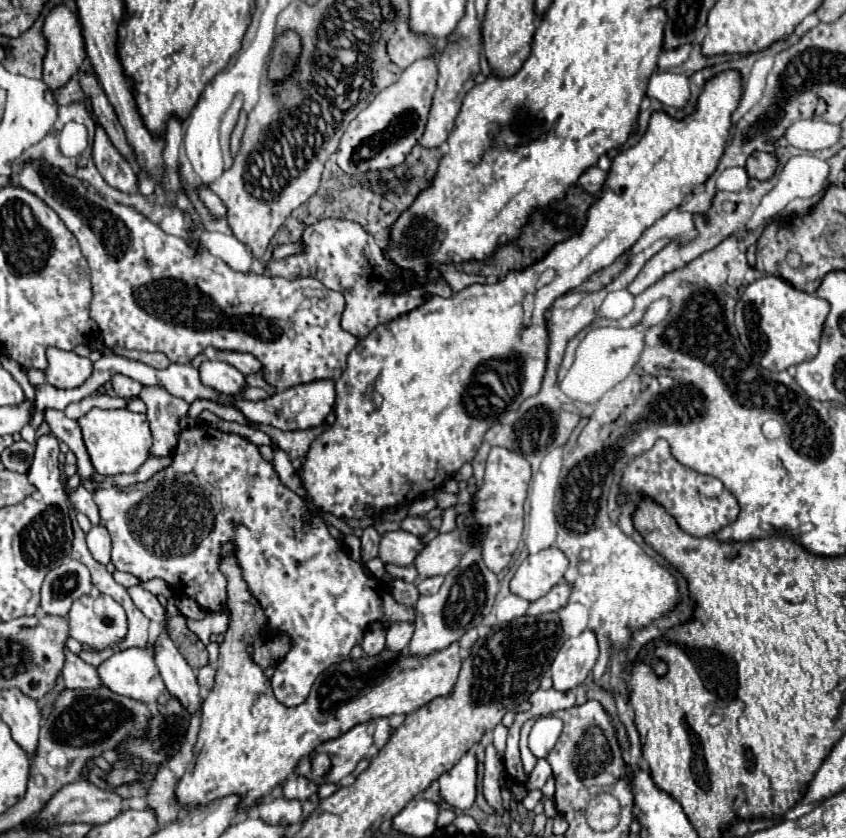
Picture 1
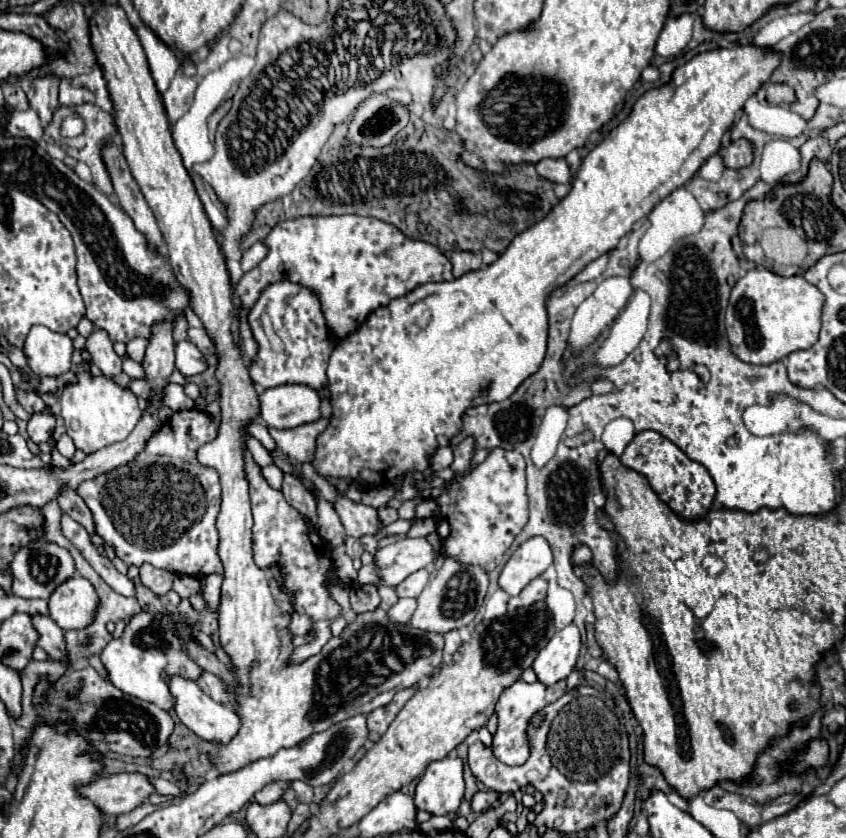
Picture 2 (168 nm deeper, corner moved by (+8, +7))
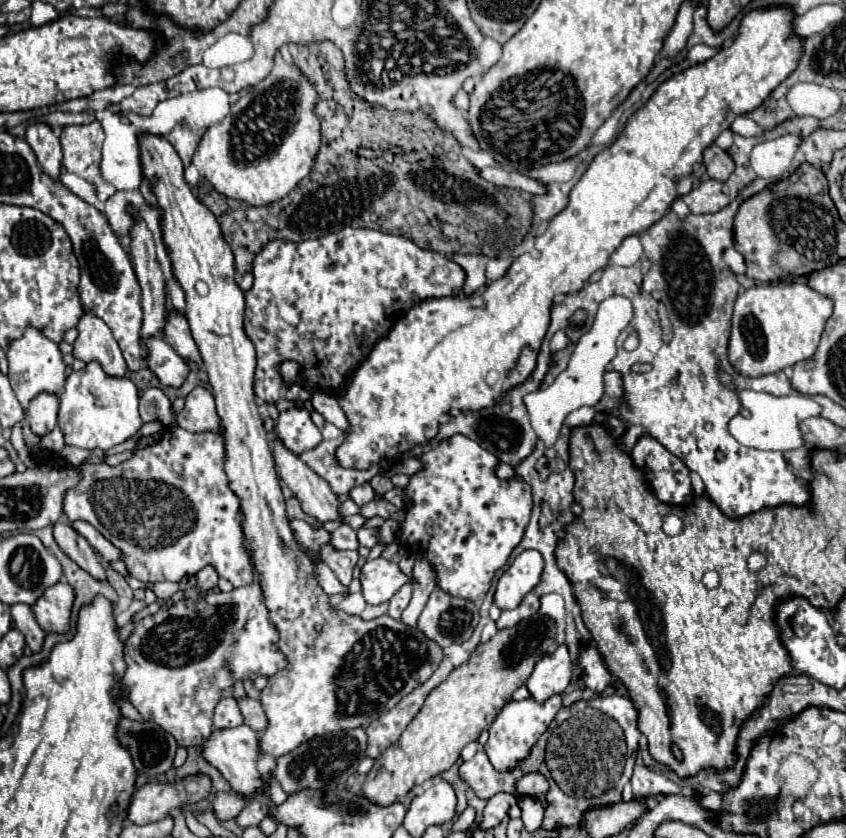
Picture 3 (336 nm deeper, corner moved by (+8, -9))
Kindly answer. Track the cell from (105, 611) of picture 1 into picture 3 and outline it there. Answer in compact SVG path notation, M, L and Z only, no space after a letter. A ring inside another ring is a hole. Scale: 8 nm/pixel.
M60 580L58 584L54 584L54 588L48 588L38 598L38 604L32 606L38 624L46 632L66 634L70 630L74 598L76 598L76 592L74 588L70 588L70 584L66 584L66 580Z

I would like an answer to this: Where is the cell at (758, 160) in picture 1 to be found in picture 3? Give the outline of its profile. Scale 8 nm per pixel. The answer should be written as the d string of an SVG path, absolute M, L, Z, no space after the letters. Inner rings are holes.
M710 146L704 150L704 164L706 164L708 176L720 182L726 182L736 168L730 154L718 146Z

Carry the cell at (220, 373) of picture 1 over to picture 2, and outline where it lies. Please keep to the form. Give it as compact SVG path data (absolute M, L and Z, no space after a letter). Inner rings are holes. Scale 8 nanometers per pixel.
M188 340L176 342L174 350L176 350L176 368L182 372L182 376L190 378L206 370L206 360L192 342Z

